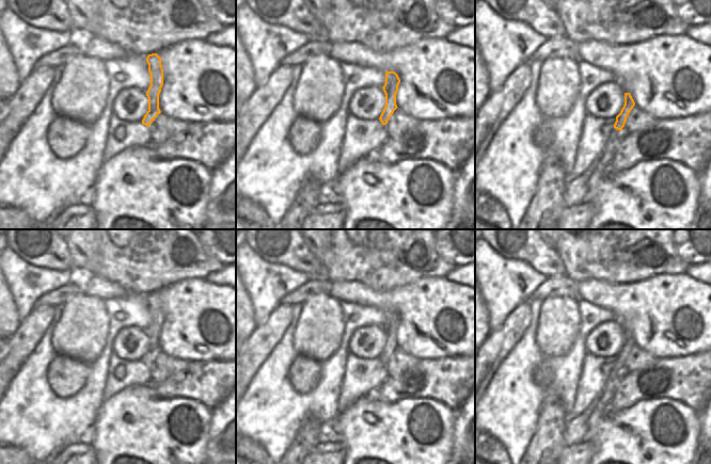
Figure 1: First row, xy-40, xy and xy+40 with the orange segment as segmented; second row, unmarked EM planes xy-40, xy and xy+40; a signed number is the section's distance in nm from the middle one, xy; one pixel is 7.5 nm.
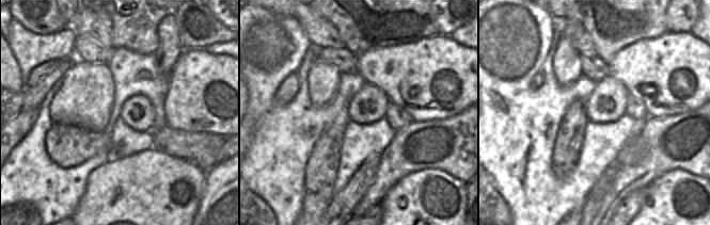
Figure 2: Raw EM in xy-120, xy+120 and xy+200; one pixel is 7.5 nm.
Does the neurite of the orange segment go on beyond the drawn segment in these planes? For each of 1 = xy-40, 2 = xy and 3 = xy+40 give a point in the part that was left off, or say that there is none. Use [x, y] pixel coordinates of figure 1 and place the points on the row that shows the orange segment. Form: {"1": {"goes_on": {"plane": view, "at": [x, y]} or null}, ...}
{"1": {"goes_on": null}, "2": {"goes_on": null}, "3": {"goes_on": {"plane": "xy+40", "at": [575, 191]}}}

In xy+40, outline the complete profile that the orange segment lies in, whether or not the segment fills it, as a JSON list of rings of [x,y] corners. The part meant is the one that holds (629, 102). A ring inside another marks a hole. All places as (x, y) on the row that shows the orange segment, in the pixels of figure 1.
[[[625,93],[625,105],[616,116],[614,125],[604,125],[601,132],[606,140],[603,151],[590,163],[579,177],[567,182],[565,188],[565,206],[579,206],[585,202],[590,179],[594,176],[609,174],[609,166],[616,154],[620,141],[627,134],[625,124],[635,102],[630,93]]]

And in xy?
[[[385,71],[385,83],[383,92],[385,94],[385,107],[379,117],[382,125],[386,125],[394,111],[398,108],[396,105],[396,94],[400,79],[395,71]]]

